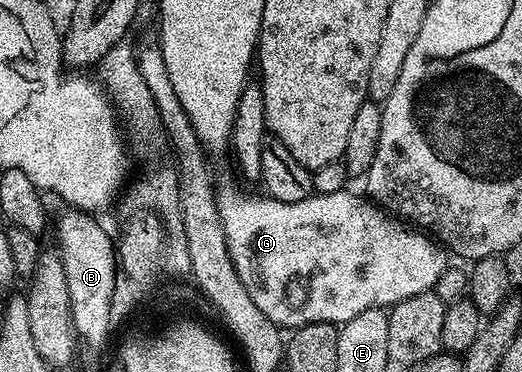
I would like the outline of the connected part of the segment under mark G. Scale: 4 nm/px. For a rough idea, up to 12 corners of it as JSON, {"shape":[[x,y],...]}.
{"shape":[[221,185],[250,300],[343,324],[433,289],[449,255],[350,190]]}

